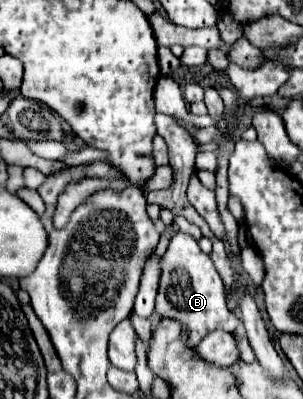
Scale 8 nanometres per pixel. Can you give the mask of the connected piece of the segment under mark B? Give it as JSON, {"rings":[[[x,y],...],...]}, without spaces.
{"rings":[[[177,232],[169,244],[167,254],[161,260],[161,278],[155,314],[163,320],[177,320],[187,330],[187,346],[195,348],[201,338],[209,332],[223,330],[235,332],[239,320],[235,314],[227,310],[225,304],[225,286],[221,276],[217,274],[211,258],[201,252],[197,240],[191,234]]]}

